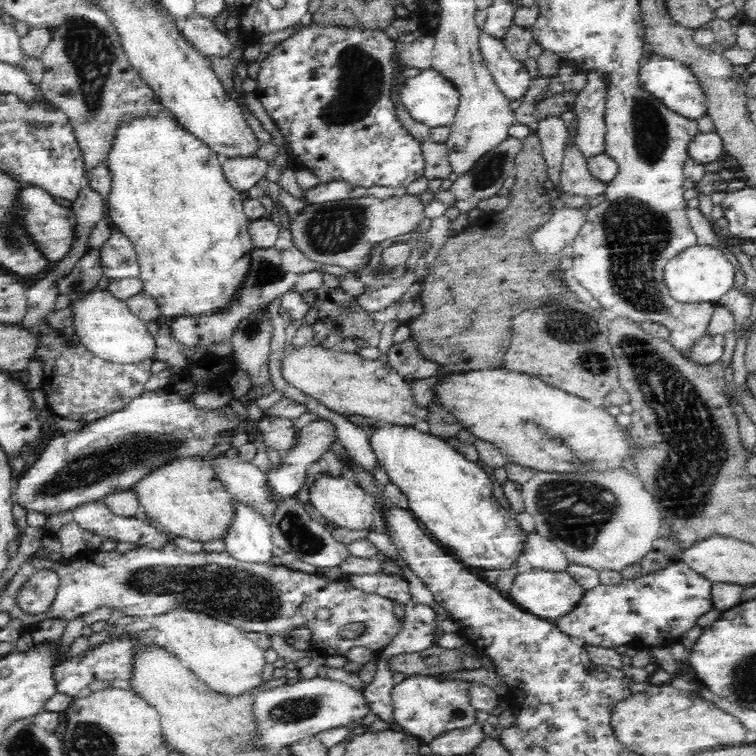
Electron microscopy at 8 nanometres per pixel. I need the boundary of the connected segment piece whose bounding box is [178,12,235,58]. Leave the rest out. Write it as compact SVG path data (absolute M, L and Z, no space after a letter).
M196 12L178 20L178 27L194 49L207 58L226 56L235 47L226 33L218 30L214 20Z

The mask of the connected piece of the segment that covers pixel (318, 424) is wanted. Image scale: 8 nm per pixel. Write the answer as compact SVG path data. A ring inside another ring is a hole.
M318 420L306 425L300 429L300 432L295 434L295 439L292 441L292 446L288 450L281 452L282 458L276 464L270 464L270 468L263 472L265 476L265 486L273 500L284 500L293 497L300 492L300 484L306 480L306 472L308 468L319 460L319 458L330 450L333 438L336 437L336 427L328 425L328 422Z

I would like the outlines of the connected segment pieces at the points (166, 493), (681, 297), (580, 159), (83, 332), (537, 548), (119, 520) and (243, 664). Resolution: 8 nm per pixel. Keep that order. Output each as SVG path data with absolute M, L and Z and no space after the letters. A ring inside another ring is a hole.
M198 455L174 458L174 460L170 460L162 466L154 467L145 475L142 475L140 480L132 485L131 489L136 492L141 509L153 521L160 523L160 526L163 526L164 529L170 531L176 537L204 543L218 538L224 539L226 530L232 522L232 516L234 516L233 504L235 498L228 492L224 483L217 478L210 462L202 460L201 457L201 455Z
M711 245L689 246L673 256L664 267L663 281L669 296L676 302L698 304L698 302L715 303L729 290L734 288L734 266L723 255L721 249Z
M575 143L566 145L561 169L560 179L564 192L582 198L596 198L604 193L607 184L590 173L588 163Z
M104 285L82 291L69 304L71 308L71 325L78 334L81 344L97 360L129 363L148 357L153 358L155 339L146 328L146 323L134 316L126 301L114 297Z
M536 532L525 533L522 554L516 560L517 573L533 569L561 571L566 565L565 554L549 538Z
M103 499L83 502L72 510L73 521L84 531L89 531L114 542L136 543L138 546L161 547L168 537L144 520L117 516L105 504Z
M176 607L151 618L153 626L162 632L174 655L202 682L220 694L237 695L252 692L262 683L266 664L264 651L236 626L212 618L188 607Z

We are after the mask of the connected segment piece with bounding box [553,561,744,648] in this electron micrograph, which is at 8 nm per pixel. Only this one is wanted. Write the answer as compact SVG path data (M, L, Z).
M682 561L669 564L652 572L631 579L620 579L617 583L598 583L596 586L583 592L576 606L566 614L555 618L553 622L564 634L573 639L582 639L584 643L615 648L628 645L651 648L656 645L671 645L680 642L682 634L696 626L697 619L711 610L725 611L728 606L740 602L742 585L710 582L700 576L691 566Z

